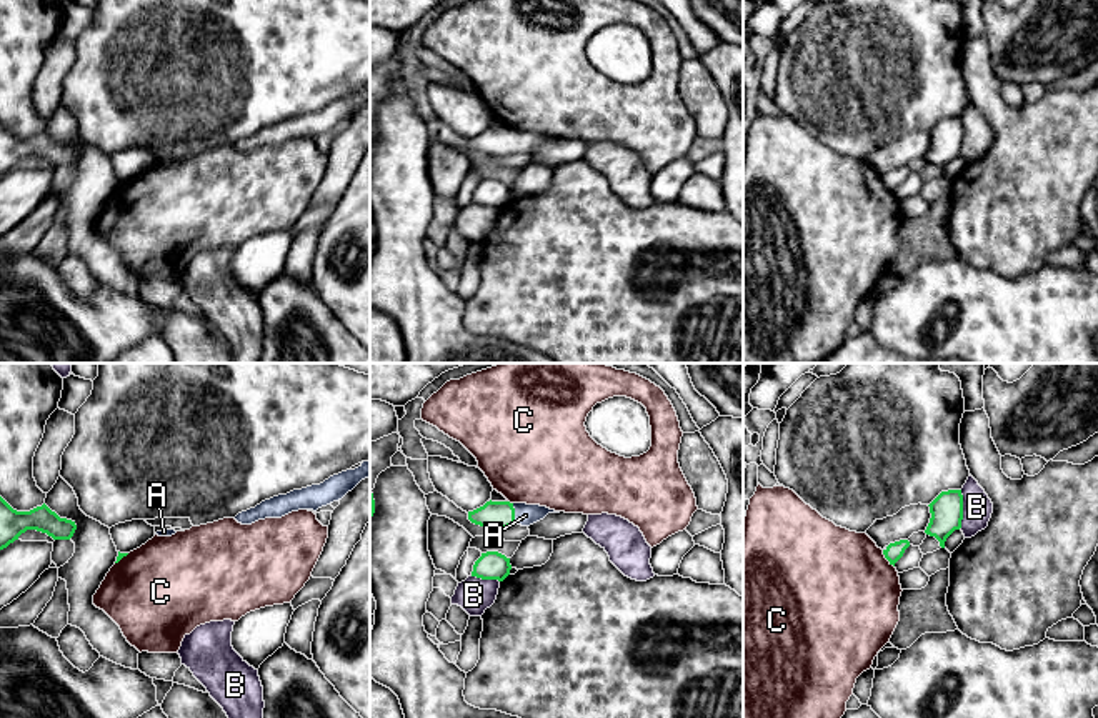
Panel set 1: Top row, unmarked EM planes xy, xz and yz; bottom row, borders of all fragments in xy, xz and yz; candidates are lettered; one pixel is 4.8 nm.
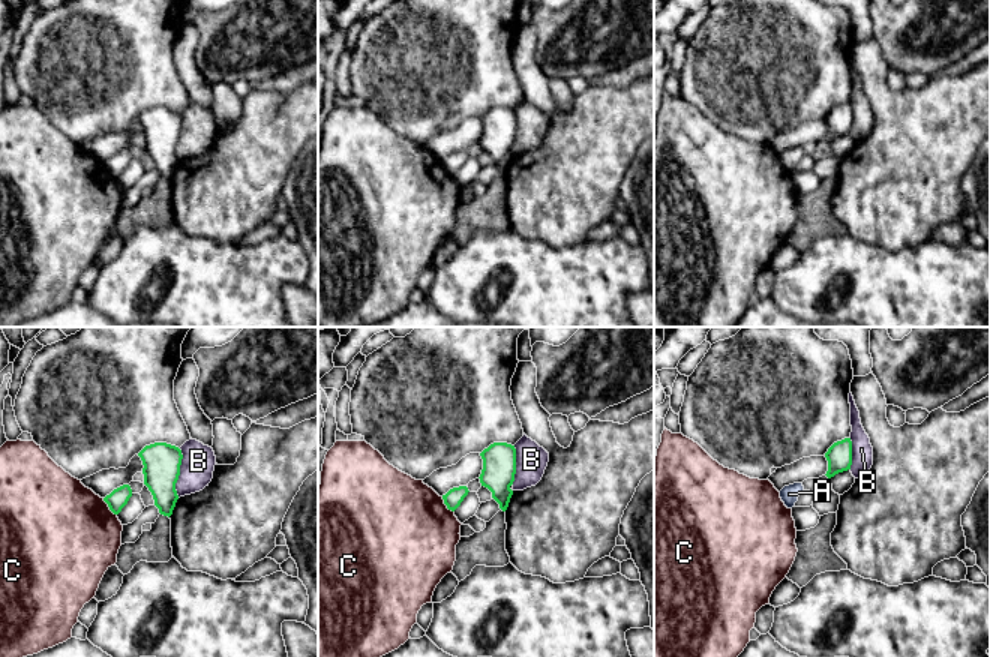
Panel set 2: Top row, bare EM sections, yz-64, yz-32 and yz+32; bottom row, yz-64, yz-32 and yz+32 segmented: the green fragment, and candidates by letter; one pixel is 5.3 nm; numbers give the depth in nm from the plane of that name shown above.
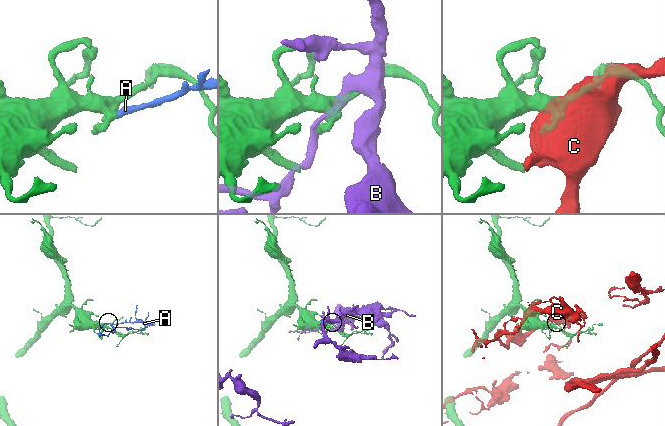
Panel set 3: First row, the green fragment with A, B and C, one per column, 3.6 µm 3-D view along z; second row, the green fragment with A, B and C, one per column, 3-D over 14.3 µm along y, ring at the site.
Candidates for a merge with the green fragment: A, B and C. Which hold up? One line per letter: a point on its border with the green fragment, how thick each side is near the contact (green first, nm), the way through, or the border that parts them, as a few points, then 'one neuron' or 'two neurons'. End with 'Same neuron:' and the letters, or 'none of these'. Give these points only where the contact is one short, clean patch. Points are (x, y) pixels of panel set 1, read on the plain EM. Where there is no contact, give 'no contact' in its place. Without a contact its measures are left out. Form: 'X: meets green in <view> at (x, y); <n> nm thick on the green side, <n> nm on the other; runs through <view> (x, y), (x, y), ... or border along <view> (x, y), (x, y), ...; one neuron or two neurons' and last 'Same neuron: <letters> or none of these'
A: meets green in xz at (514, 140); 140 nm thick on the green side, 110 nm on the other; runs through xz (494, 142), (514, 140), (525, 142); one neuron
B: meets green in yz at (962, 135); 160 nm thick on the green side, 140 nm on the other; two neurons
C: meets green in yz at (885, 184); 90 nm thick on the green side, 500 nm on the other; border along yz (882, 177), (893, 194); two neurons
Same neuron: A

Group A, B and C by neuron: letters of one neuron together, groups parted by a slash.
A / B / C

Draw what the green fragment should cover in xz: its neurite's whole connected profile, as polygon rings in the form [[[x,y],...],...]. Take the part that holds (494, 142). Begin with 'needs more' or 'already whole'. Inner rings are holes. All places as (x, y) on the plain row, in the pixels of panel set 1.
needs more; [[[487,128],[483,133],[468,138],[468,147],[488,157],[508,155],[515,150],[530,153],[543,147],[548,140],[560,140],[540,132]]]

